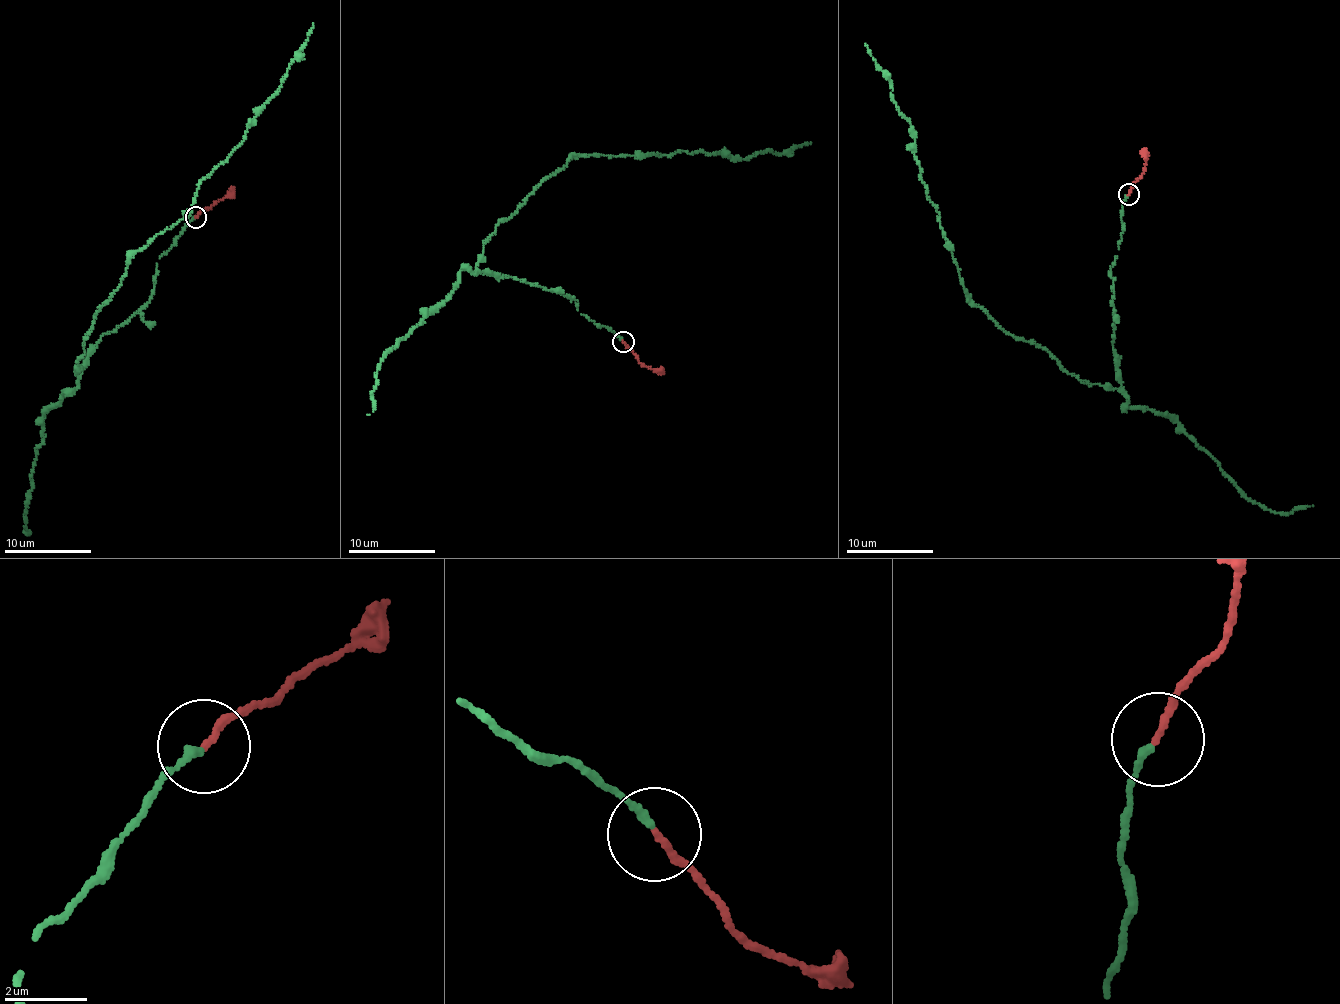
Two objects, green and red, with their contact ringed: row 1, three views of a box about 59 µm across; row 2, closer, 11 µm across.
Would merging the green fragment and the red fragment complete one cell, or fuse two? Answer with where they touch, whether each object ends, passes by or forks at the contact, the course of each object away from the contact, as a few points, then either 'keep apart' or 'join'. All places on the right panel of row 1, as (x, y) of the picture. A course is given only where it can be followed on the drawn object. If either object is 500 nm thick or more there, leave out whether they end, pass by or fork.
(1129, 194) | green ends | red ends | green via (1127, 195), (1110, 269), (1121, 385), (1107, 388), (1081, 383), (969, 299), (927, 199), (913, 126), (865, 43) | red via (1129, 195), (1143, 173), (1146, 148) | join

